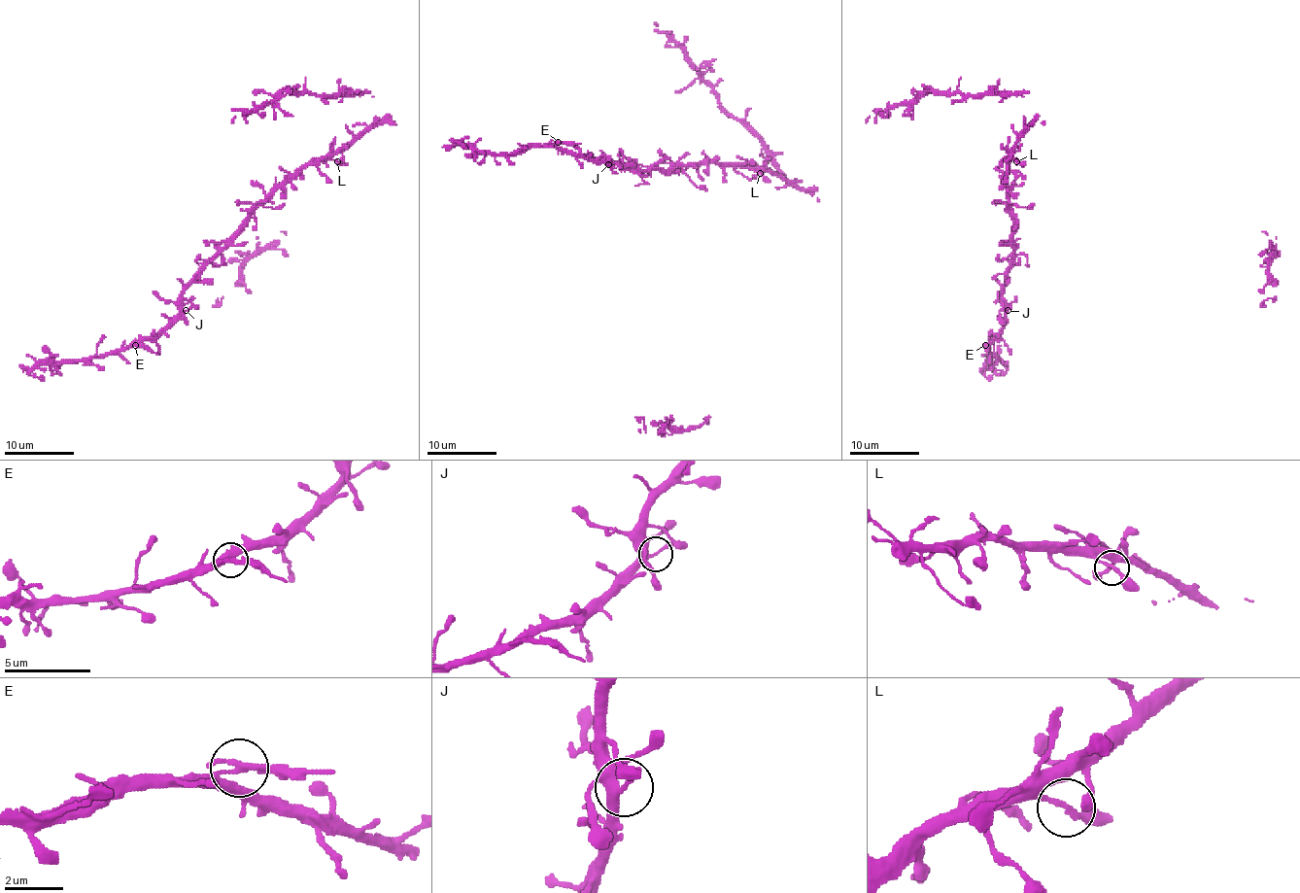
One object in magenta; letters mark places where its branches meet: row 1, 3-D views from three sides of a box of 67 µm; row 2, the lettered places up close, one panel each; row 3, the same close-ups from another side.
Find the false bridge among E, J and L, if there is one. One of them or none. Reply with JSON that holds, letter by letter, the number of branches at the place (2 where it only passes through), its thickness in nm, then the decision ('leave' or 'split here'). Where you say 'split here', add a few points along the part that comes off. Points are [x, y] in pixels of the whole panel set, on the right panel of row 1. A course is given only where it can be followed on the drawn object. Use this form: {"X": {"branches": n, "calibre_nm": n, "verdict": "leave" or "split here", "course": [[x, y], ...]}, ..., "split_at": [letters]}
{"E": {"branches": 2, "calibre_nm": 220, "verdict": "split here"}, "J": {"branches": 2, "calibre_nm": 220, "verdict": "leave"}, "L": {"branches": 2, "calibre_nm": 190, "verdict": "leave"}, "split_at": ["E"]}

